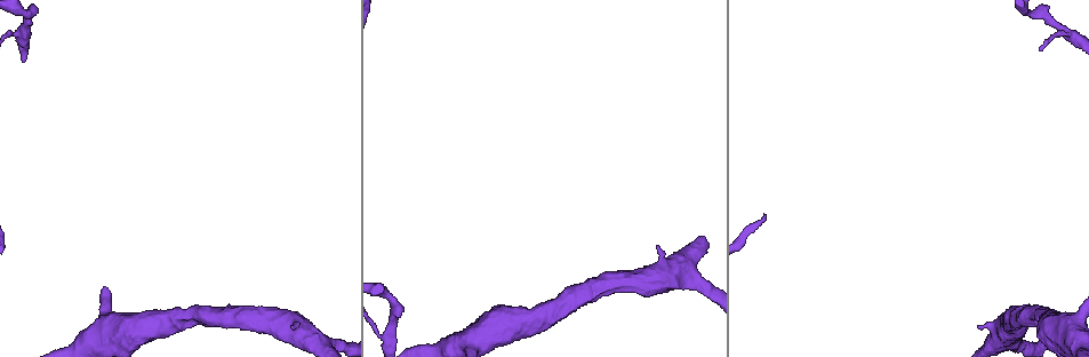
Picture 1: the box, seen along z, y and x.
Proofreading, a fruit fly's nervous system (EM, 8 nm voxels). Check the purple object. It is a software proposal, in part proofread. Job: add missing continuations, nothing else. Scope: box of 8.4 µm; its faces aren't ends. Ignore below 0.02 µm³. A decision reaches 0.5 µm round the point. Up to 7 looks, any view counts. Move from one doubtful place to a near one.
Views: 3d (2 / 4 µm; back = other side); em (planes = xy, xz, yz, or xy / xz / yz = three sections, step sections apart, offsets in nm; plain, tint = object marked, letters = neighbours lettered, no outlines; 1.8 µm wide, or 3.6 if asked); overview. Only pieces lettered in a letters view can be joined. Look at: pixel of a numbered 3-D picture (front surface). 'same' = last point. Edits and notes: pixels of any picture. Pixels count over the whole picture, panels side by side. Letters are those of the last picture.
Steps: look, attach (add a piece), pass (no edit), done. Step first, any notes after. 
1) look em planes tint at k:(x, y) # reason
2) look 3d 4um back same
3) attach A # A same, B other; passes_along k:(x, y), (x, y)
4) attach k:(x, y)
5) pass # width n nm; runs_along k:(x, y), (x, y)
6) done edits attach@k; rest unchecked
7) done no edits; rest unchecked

look em 3.6um planes tint at 1:(314, 341) # three-way junction

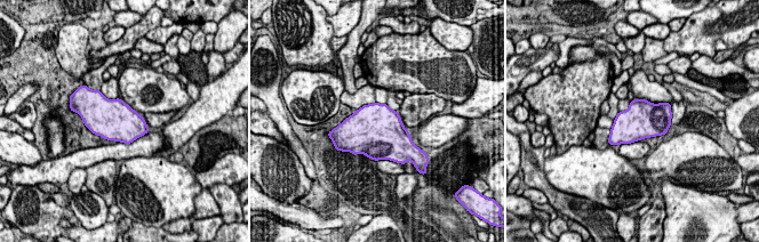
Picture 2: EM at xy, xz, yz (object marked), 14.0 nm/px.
look em 3.6um planes letters same

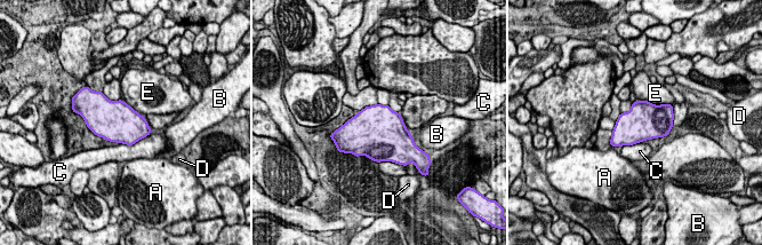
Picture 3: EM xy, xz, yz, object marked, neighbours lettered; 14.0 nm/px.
pass # A other, B other, C other, D other, E other; border 3:(636, 100), (668, 104); none of them fits

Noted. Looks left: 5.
look em 3.6um yz step 4 letters at 1:(1067, 329) # thick turns thin

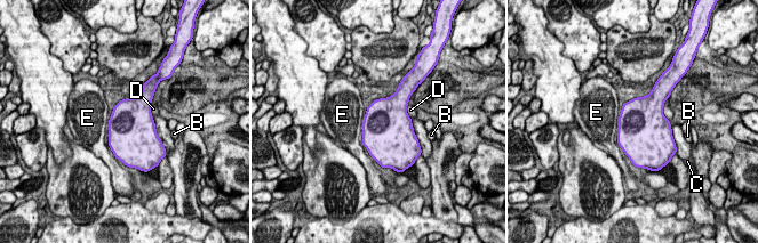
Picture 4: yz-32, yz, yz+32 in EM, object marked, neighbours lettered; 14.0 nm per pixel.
pass # longest_contact C 340 nm; B other, C other, D other, E other; border 4:(620, 115), (616, 127); none of them fits

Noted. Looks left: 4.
look em 3.6um planes tint at 1:(22, 35) # a fork

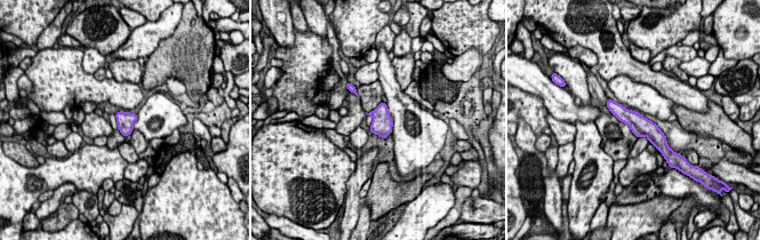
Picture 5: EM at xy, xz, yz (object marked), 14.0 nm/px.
look em 3.6um planes letters same # see the neighbours

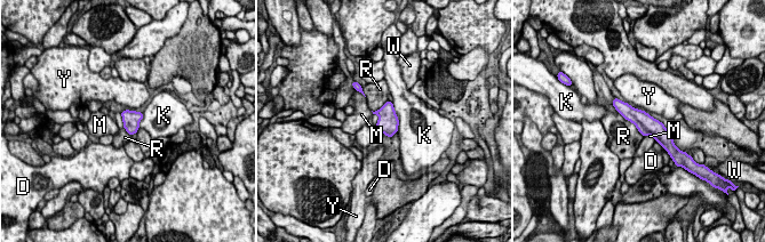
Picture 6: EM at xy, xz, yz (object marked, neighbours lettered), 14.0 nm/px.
pass # D other, K other, M other, R other, W other, Y other; border 6:(616, 110), (644, 136); no lettered piece goes on from it

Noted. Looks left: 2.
done no edits; rest unchecked

